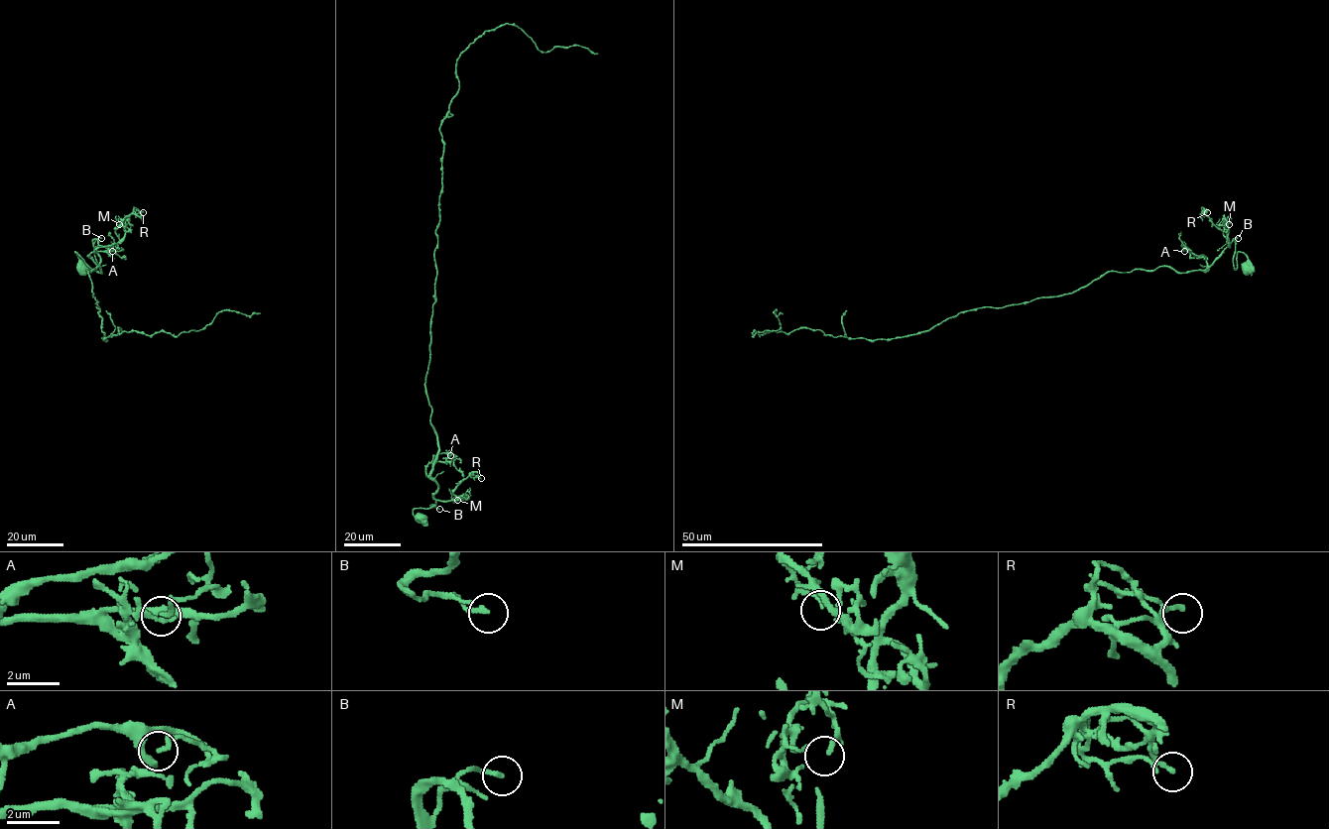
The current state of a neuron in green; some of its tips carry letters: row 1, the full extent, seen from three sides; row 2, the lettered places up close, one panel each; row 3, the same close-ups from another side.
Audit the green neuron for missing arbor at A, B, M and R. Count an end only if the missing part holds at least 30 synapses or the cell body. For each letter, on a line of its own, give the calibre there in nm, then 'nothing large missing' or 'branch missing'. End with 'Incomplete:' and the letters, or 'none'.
A: calibre 90 nm; nothing large missing
B: calibre 180 nm; nothing large missing
M: calibre 150 nm; nothing large missing
R: calibre 140 nm; nothing large missing
Incomplete: none

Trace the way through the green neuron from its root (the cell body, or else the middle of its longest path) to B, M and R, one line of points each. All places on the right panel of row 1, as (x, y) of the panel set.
B: (1248, 266), (1248, 259), (1240, 252), (1237, 253), (1237, 267), (1233, 266), (1238, 238)
M: (1248, 266), (1240, 252), (1233, 266), (1235, 241), (1229, 247), (1229, 224)
R: (1248, 266), (1248, 257), (1238, 252), (1234, 267), (1235, 241), (1229, 247), (1223, 232), (1203, 211), (1207, 212)

